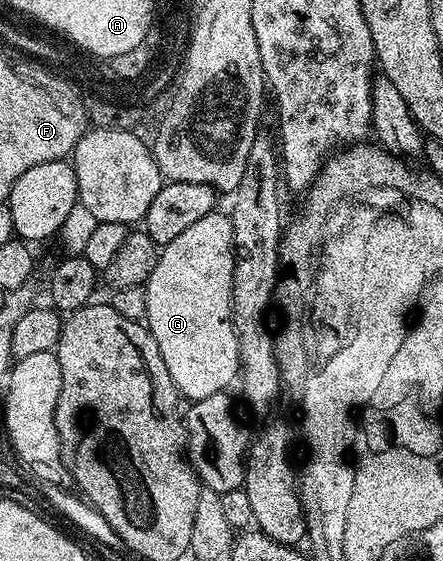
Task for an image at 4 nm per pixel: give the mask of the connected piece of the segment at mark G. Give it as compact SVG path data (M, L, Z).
M216 211L205 215L205 219L197 219L193 227L181 231L177 239L173 239L168 245L162 246L157 259L157 267L153 267L153 275L149 275L145 286L147 291L147 320L145 322L150 329L153 339L157 339L157 347L161 351L161 359L165 359L165 367L173 379L176 390L182 396L187 397L191 402L205 399L205 395L217 395L218 393L230 390L230 385L236 384L240 376L238 339L231 326L231 292L233 291L233 263L235 262L235 244L233 243L233 227L230 216L226 212Z

